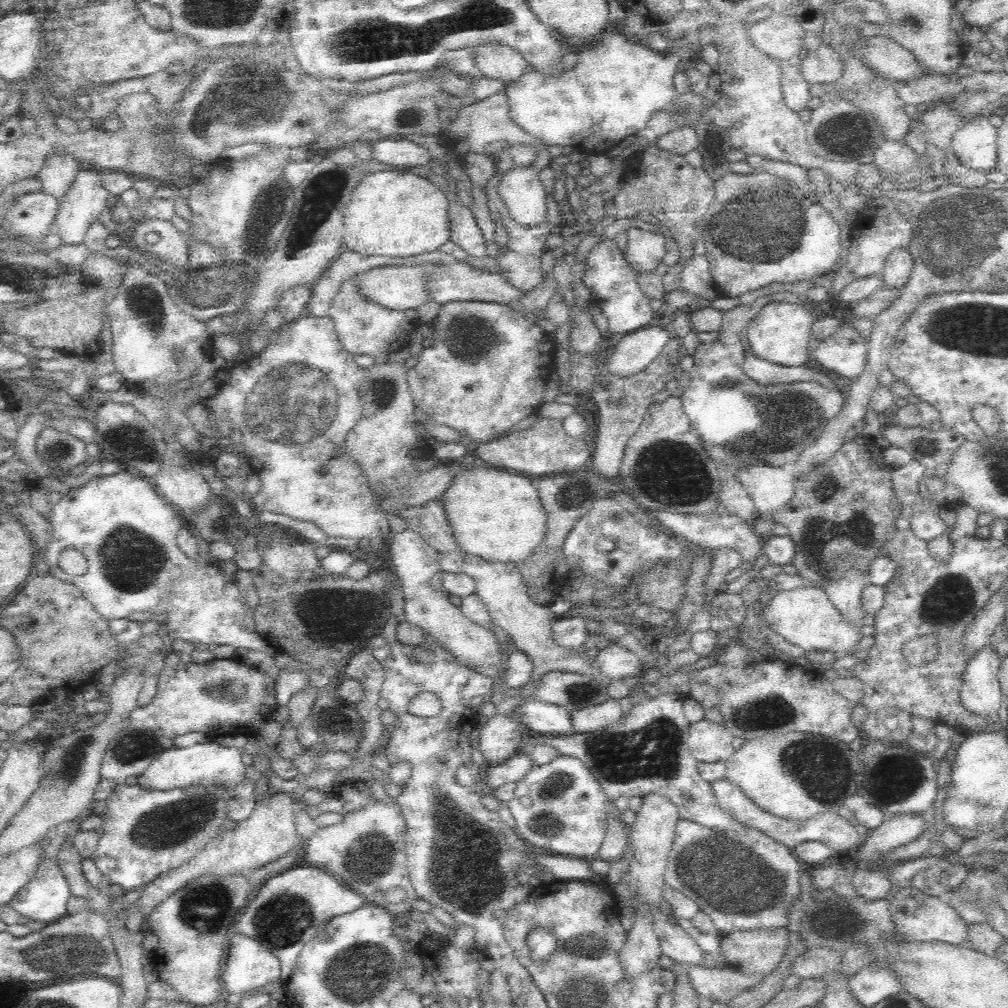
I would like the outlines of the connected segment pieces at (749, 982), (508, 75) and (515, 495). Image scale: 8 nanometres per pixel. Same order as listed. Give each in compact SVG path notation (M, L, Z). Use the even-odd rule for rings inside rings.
M702 965L688 966L692 986L698 995L712 1003L730 1003L743 990L764 982L766 975L738 973L731 967L705 968Z
M502 43L482 44L474 49L476 72L482 77L514 82L529 69L520 52Z
M466 466L451 479L440 499L459 548L488 562L523 561L543 542L546 533L547 518L537 489L524 476L487 466Z

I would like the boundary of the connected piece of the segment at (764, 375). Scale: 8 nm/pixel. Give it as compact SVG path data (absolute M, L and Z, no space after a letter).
M752 351L747 352L742 370L758 384L780 384L780 382L810 382L814 370L808 366L782 366L758 358Z

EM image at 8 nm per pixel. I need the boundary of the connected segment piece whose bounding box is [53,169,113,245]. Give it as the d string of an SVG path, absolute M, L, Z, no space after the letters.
M99 169L80 170L71 189L59 200L60 208L53 222L53 231L59 234L61 245L82 243L90 225L98 221L102 210L110 205L112 200L112 195L102 186Z

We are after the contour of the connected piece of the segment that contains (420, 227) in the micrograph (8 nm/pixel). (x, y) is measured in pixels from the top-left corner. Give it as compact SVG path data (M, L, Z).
M382 170L367 173L358 186L352 190L350 200L344 204L343 249L359 252L366 256L416 256L424 252L434 252L451 240L448 226L449 199L428 177L410 174L408 170Z

